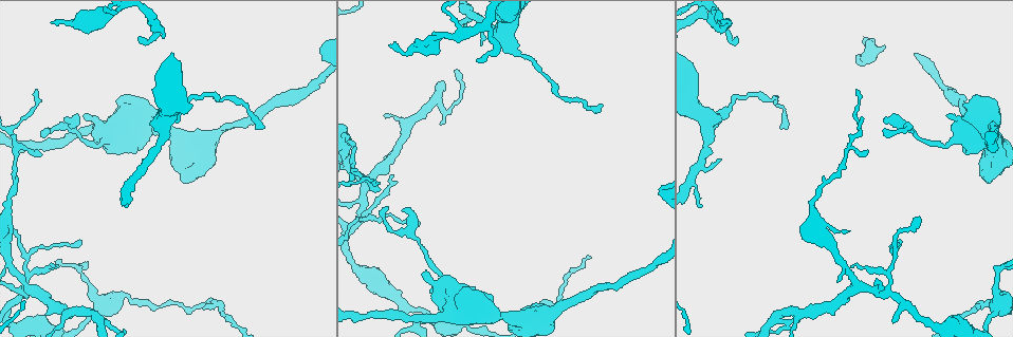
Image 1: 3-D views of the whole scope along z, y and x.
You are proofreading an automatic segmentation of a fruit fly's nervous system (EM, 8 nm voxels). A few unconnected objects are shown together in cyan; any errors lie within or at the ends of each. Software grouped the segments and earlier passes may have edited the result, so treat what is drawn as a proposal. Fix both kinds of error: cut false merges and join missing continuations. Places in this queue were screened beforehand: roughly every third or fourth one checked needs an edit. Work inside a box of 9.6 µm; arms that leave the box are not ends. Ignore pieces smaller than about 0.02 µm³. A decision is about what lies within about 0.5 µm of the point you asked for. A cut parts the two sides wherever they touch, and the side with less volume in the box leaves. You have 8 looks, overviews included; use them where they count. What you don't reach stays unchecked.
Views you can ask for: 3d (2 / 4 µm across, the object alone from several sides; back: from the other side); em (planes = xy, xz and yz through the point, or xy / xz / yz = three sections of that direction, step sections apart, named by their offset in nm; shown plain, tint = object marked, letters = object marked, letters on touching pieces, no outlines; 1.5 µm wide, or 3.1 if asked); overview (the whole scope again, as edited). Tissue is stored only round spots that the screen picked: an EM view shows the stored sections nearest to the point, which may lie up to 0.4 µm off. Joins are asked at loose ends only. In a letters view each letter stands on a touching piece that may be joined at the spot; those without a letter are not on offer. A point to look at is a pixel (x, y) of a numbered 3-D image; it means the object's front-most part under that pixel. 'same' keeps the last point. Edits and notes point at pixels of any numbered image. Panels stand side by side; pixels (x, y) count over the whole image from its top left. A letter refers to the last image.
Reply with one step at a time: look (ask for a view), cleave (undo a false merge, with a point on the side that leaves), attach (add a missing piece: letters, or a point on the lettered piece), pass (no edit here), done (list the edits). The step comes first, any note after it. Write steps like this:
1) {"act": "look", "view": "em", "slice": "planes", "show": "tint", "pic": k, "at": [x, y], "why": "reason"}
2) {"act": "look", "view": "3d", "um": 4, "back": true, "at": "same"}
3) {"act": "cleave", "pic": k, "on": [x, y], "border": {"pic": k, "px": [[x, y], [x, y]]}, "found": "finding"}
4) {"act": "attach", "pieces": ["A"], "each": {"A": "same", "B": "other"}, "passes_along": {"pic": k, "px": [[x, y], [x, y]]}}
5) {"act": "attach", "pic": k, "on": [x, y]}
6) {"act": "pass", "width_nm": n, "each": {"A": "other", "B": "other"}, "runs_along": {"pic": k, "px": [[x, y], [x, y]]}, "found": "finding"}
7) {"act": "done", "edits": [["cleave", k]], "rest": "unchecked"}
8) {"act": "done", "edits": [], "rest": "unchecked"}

{"act": "look", "view": "em", "slice": "yz", "step": 8, "show": "tint", "pic": 1, "at": [997, 273], "why": "narrows sharply"}

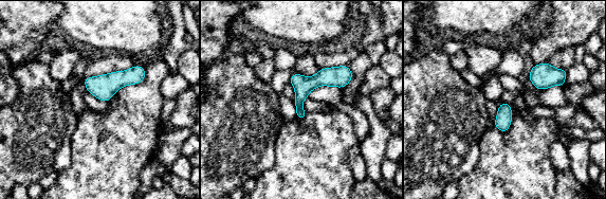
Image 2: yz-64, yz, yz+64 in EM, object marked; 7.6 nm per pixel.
{"act": "look", "view": "em", "slice": "planes", "show": "letters", "at": "same"}

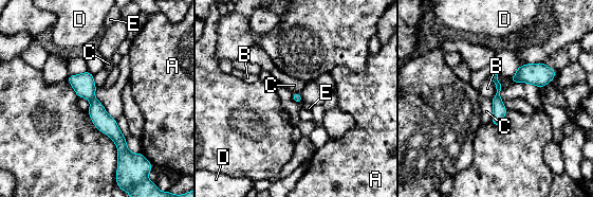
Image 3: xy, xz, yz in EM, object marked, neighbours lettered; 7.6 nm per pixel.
{"act": "pass", "longest_contact_nm": ["B", 180], "each": {"A": "other", "B": "other", "C": "other", "D": "other", "E": "other"}, "runs_along": {"pic": 3, "px": [[71, 77], [126, 154]]}, "found": "all the same neuron"}

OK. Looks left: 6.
{"act": "look", "view": "3d", "um": 4, "back": true, "pic": 1, "at": [174, 169], "why": "thick end"}

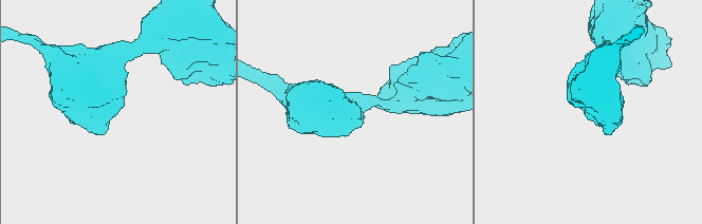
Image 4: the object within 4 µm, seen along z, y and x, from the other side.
{"act": "look", "view": "em", "slice": "planes", "show": "letters", "pic": 4, "at": [352, 106], "why": "need the tissue"}

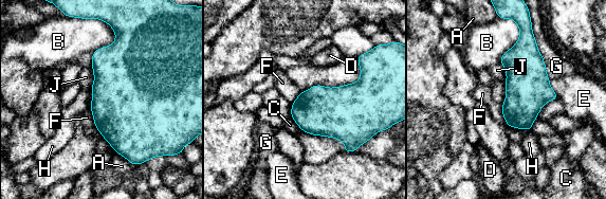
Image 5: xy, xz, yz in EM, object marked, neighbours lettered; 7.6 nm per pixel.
{"act": "pass", "each": {"A": "other", "B": "other", "C": "other", "D": "other", "E": "other", "F": "other", "G": "other", "H": "other", "J": "other"}, "border": {"pic": 5, "px": [[504, 83], [504, 102], [501, 105]]}, "found": "no lettered piece goes on from it"}

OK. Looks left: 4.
{"act": "look", "view": "3d", "um": 2, "pic": 1, "at": [600, 104], "why": "end of a long branch"}

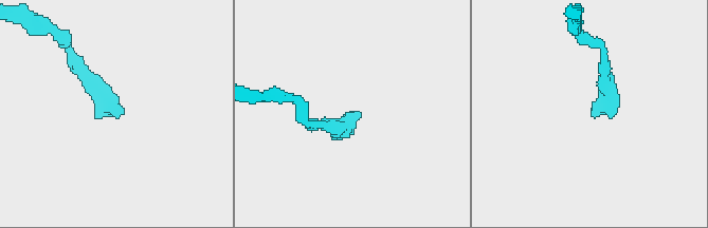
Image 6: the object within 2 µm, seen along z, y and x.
{"act": "look", "view": "em", "slice": "planes", "show": "letters", "pic": 6, "at": [592, 111]}

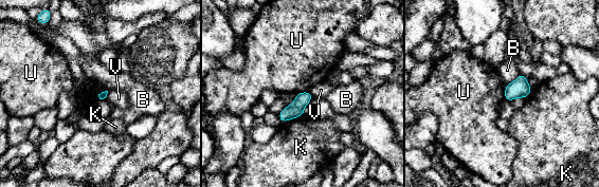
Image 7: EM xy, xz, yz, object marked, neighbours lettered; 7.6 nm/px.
{"act": "pass", "each": {"B": "other", "K": "other", "U": "other", "V": "other"}, "border": {"pic": 7, "px": [[505, 86], [504, 98]]}, "found": "no lettered piece goes on from it"}

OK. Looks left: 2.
{"act": "done", "edits": [], "rest": "unchecked"}

